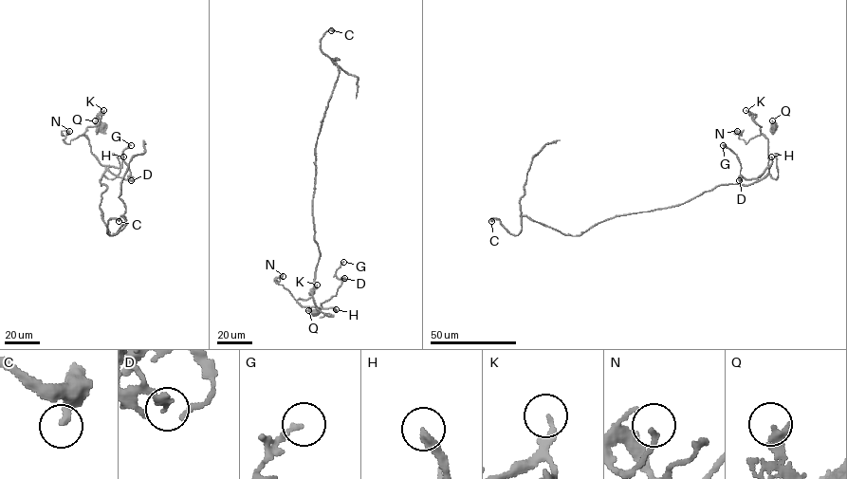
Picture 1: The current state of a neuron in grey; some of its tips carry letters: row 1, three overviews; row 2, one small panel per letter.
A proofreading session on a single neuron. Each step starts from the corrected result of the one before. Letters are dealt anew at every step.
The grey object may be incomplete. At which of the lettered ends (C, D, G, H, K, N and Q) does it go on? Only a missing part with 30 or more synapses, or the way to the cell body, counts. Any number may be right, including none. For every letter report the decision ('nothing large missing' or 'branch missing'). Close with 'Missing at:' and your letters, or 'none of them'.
C: branch missing
D: nothing large missing
G: nothing large missing
H: branch missing
K: nothing large missing
N: nothing large missing
Q: nothing large missing
Missing at: C, H

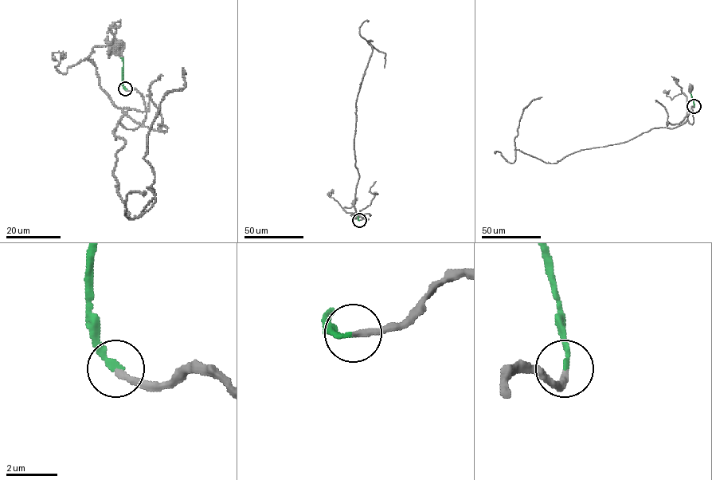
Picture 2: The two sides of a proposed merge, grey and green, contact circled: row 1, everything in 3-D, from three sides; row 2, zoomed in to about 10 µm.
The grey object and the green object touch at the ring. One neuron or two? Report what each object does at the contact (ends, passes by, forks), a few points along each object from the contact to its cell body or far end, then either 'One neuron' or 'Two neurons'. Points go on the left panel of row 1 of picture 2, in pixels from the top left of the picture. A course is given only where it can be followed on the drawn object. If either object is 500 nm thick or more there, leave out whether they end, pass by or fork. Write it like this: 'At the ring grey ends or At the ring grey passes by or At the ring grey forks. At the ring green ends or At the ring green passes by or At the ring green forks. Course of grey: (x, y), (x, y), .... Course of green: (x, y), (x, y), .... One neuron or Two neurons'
At the ring grey ends. At the ring green ends. Course of grey: (125, 89), (144, 101), (134, 128), (120, 123), (123, 111), (88, 57), (117, 44). Course of green: (125, 89), (121, 57). One neuron

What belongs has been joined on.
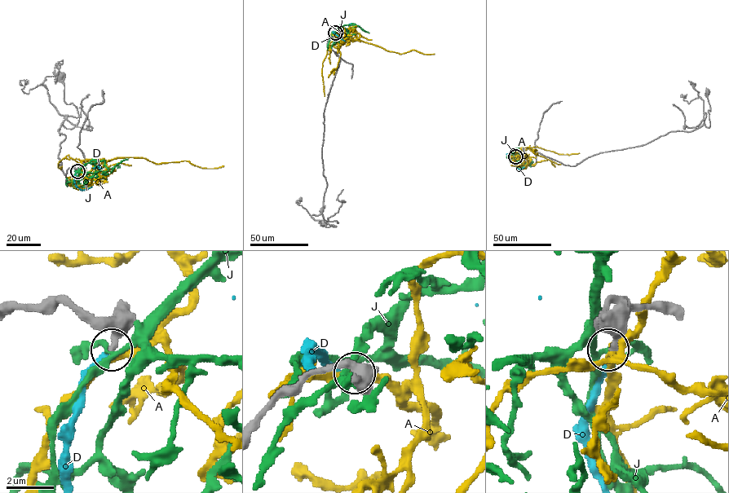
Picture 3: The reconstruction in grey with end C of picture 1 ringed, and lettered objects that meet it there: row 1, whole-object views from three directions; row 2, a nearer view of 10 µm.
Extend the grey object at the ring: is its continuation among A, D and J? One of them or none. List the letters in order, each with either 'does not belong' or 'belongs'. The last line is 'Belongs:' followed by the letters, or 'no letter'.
A: does not belong
D: belongs
J: does not belong
Belongs: D

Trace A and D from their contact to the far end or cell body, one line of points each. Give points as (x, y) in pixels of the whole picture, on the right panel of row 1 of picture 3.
A: (516, 156), (519, 150), (525, 147), (534, 151), (536, 149), (532, 151), (536, 152)
D: (516, 156), (516, 166), (519, 169), (524, 166)

